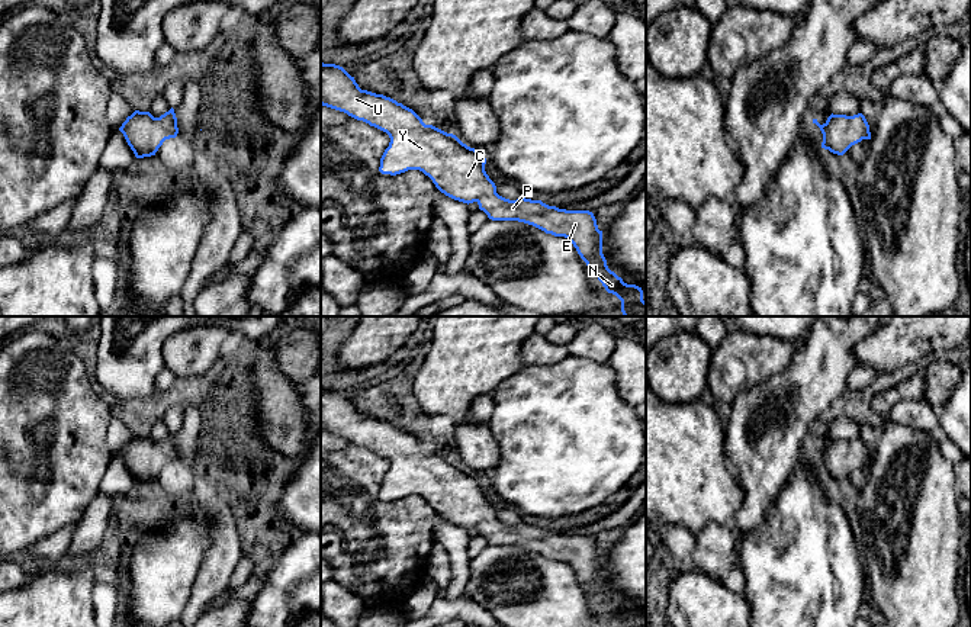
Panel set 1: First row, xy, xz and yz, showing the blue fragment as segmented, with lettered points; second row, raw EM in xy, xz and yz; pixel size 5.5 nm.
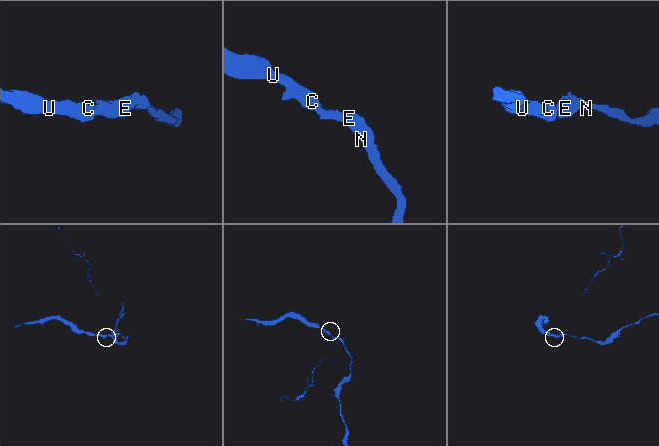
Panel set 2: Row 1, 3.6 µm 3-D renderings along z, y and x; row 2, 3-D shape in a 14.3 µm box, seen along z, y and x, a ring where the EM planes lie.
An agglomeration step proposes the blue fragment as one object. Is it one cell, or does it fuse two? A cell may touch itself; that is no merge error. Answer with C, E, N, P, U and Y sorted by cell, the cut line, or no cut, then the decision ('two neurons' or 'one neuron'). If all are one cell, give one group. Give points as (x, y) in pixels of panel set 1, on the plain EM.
C E N P U Y | no cut | one neuron

